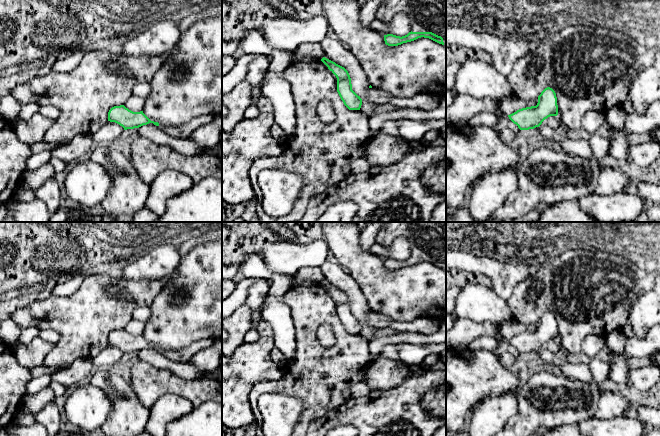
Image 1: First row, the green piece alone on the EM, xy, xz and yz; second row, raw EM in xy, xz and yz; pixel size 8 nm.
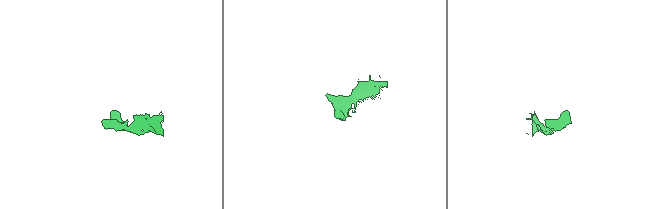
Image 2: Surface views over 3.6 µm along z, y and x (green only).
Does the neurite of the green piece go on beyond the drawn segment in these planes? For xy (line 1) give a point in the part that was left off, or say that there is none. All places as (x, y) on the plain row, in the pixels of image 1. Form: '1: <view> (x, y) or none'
1: none

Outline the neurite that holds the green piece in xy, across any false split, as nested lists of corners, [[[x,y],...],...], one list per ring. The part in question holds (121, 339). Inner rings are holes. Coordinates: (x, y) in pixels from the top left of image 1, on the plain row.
[[[124,329],[112,331],[108,336],[108,345],[119,348],[124,354],[139,352],[149,347],[159,350],[158,346],[151,345],[143,335],[133,336]]]

